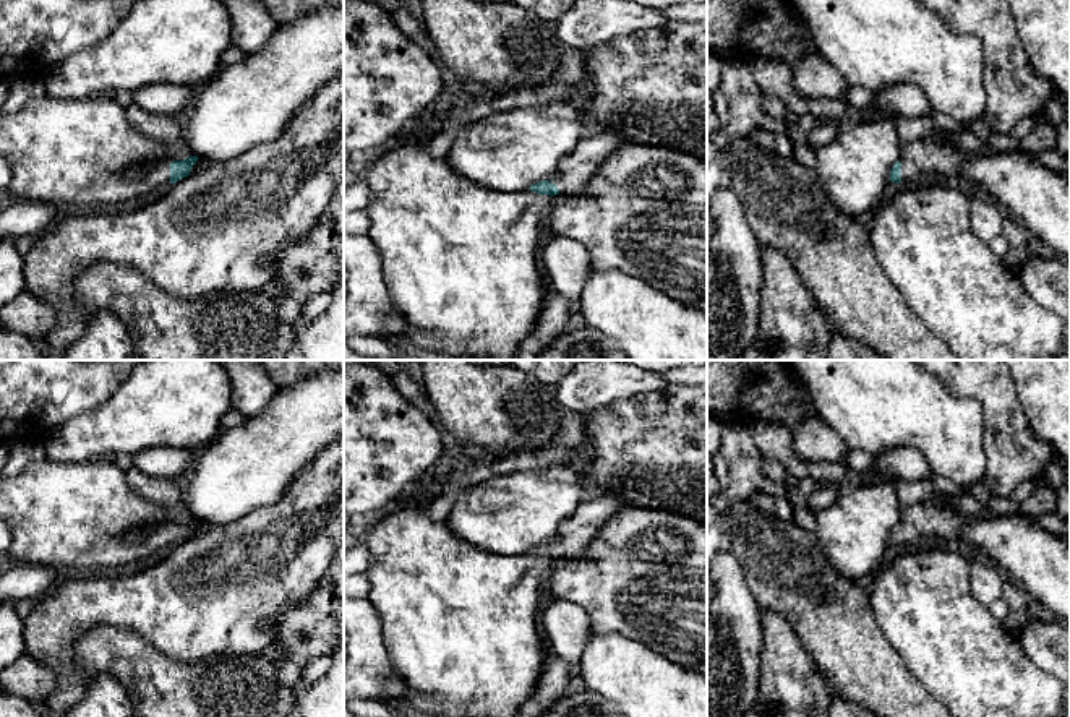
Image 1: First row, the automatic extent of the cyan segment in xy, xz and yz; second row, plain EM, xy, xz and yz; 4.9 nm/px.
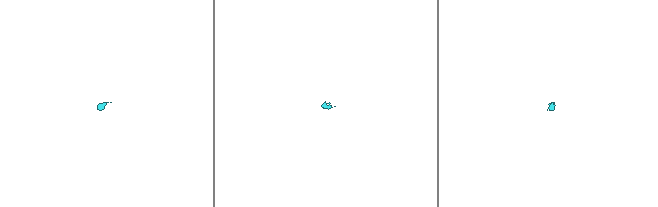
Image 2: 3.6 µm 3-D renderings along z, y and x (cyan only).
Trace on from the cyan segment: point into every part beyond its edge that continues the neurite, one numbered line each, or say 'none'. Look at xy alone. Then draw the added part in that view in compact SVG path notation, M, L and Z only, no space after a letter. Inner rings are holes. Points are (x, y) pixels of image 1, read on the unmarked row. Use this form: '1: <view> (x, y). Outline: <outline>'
1: xy (68, 516). Outline: M47 457L29 464L13 477L0 475L0 521L11 532L6 565L47 566L58 574L122 566L170 547L170 527L190 519L183 506L165 508L138 495L128 485L125 470L110 459L60 462ZM141 527L148 527L149 534L139 545L130 545L122 540L125 534Z
2: xy (201, 526). Outline: M199 521L199 522L196 524L196 527L193 529L193 532L191 532L190 537L193 537L193 535L196 535L196 534L201 534L201 532L206 532L206 530L211 530L211 529L214 529L214 527L216 527L216 522L212 522L212 521Z

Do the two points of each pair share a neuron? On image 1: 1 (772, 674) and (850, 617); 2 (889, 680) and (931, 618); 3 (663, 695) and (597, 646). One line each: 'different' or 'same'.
1: different
2: different
3: same

